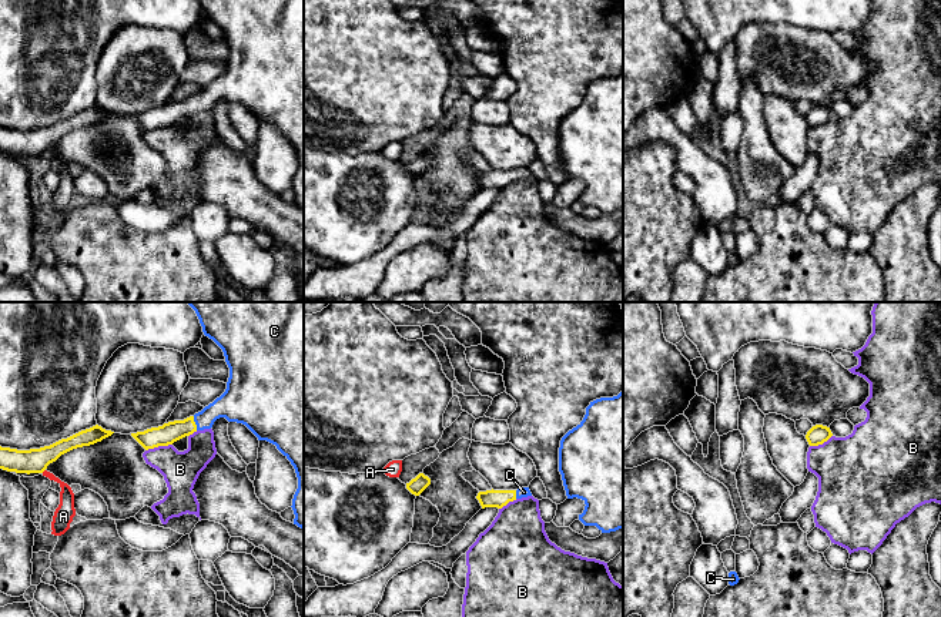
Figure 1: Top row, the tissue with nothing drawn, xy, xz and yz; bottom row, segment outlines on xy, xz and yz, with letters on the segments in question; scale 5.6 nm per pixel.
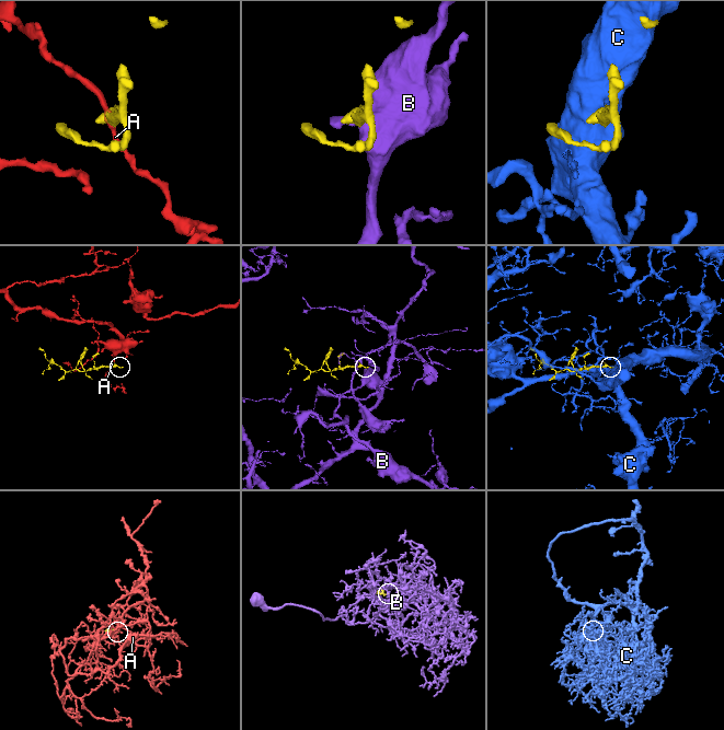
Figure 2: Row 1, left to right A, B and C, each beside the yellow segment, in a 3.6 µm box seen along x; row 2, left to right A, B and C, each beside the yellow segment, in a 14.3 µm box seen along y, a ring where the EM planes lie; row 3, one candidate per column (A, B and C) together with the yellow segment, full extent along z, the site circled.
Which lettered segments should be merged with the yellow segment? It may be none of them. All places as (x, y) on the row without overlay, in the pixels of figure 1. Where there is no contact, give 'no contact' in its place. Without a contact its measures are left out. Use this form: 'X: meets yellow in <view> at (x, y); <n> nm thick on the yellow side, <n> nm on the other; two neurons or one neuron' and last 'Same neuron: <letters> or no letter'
A: meets yellow in xy at (43, 151); 140 nm thick on the yellow side, 90 nm on the other; two neurons
B: meets yellow in xy at (158, 126); 120 nm thick on the yellow side, 200 nm on the other; two neurons
C: meets yellow in xy at (194, 104); 120 nm thick on the yellow side, 180 nm on the other; one neuron
Same neuron: C

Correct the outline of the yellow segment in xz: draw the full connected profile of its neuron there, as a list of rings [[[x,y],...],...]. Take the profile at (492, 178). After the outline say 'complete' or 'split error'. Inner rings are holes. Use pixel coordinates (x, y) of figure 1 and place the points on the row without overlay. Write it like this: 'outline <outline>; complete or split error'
outline [[[520,168],[518,171],[486,171],[479,172],[476,180],[479,181],[482,190],[485,188],[498,188],[502,190],[509,182],[516,180],[532,177],[529,168]]]; split error

